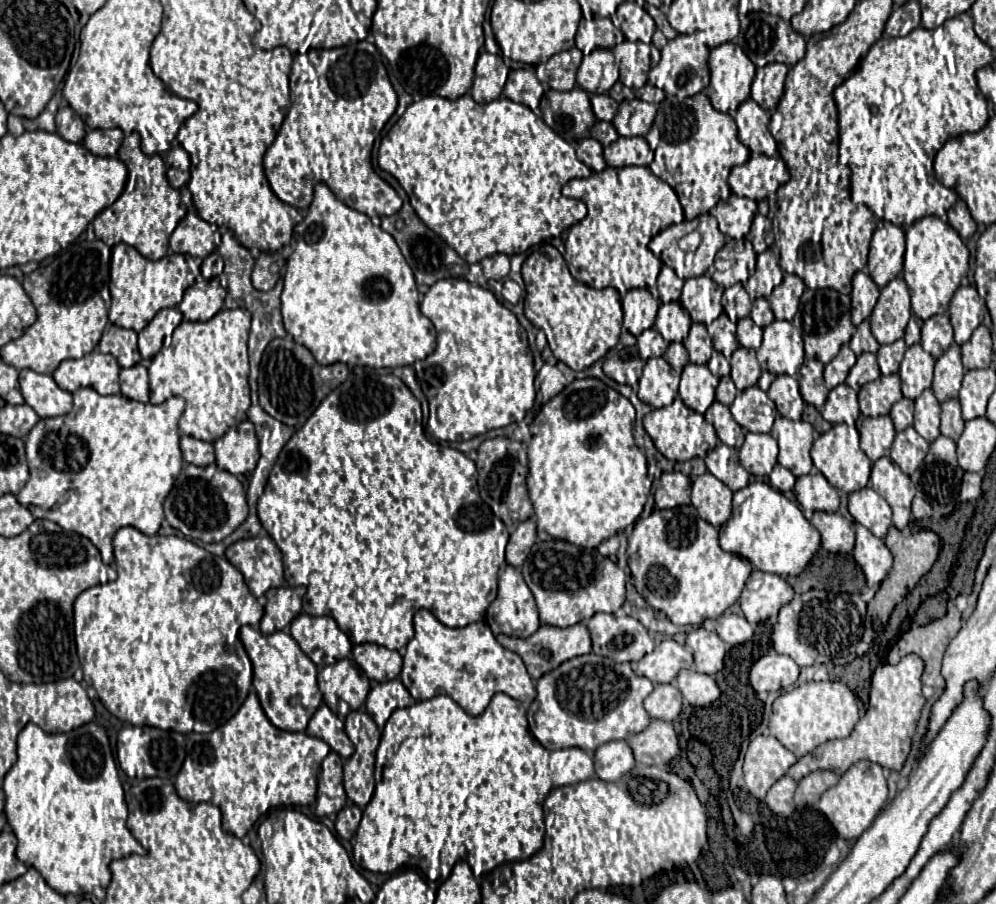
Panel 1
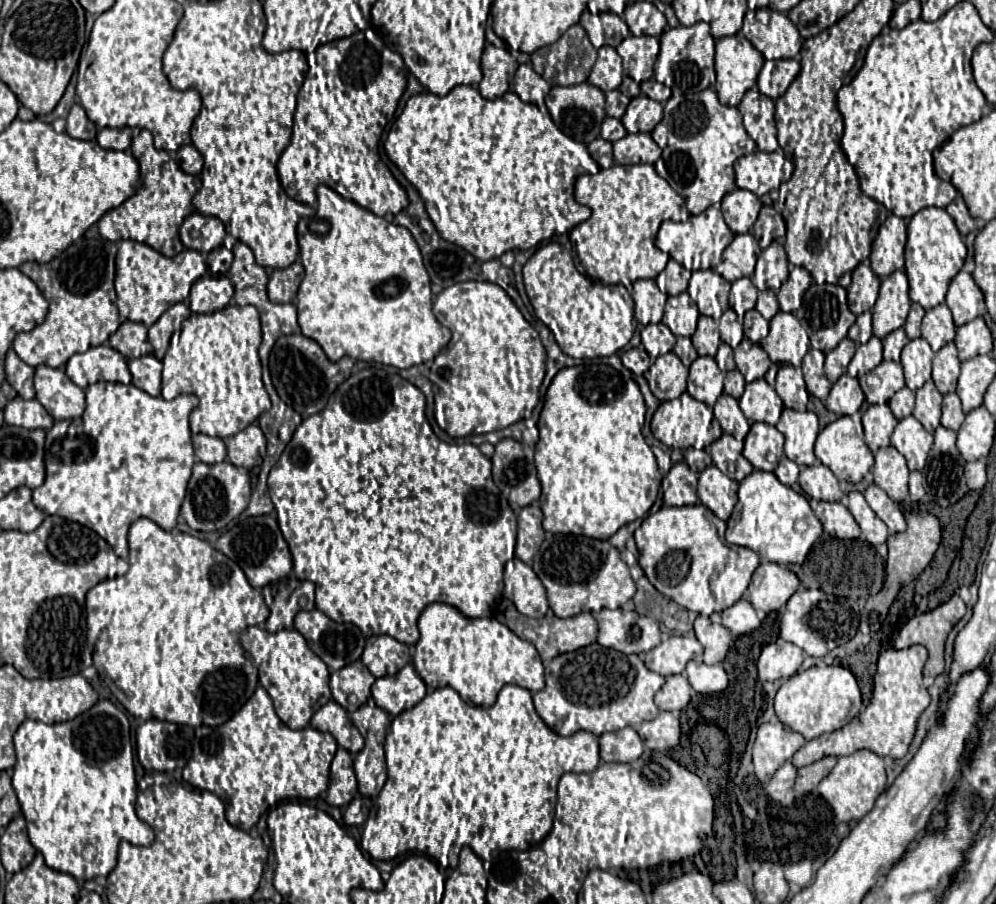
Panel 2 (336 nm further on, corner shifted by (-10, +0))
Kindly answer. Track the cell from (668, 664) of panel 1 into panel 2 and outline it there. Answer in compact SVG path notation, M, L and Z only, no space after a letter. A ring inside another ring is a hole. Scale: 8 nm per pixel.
M672 635L666 641L662 641L658 647L650 649L644 655L644 663L650 671L668 677L682 673L686 663L696 659L700 653L702 653L702 645L696 639Z

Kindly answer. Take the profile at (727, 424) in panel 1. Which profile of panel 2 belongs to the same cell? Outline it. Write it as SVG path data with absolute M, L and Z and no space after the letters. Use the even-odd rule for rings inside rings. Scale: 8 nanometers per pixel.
M726 393L718 397L714 405L714 417L718 419L722 431L736 437L738 441L742 441L750 429L748 419L744 417L744 413L738 407L738 401Z

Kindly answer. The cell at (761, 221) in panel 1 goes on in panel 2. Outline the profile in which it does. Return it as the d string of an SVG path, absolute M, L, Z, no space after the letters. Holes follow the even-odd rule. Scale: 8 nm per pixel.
M764 206L752 228L752 234L758 241L760 248L765 249L774 239L785 236L786 223L782 215L772 206Z

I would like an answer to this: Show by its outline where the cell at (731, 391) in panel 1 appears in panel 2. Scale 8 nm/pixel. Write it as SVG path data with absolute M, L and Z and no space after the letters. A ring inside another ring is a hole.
M734 369L734 371L728 371L728 373L726 373L724 393L732 395L734 399L740 399L740 397L742 397L742 393L744 393L744 385L746 385L746 381L744 381L744 377L742 377L742 373L740 373L738 369Z

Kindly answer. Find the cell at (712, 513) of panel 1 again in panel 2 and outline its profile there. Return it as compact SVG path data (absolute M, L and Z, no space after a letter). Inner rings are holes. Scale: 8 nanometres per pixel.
M716 465L706 467L698 477L698 497L700 501L722 521L728 521L732 509L738 501L738 483L726 477Z

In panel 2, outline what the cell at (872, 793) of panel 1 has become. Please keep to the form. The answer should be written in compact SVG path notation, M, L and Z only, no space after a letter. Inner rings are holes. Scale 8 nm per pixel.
M862 749L846 757L838 757L836 767L832 773L818 785L820 795L830 803L834 815L842 823L850 821L860 821L872 807L876 797L886 789L886 771L884 771L884 761L880 755Z

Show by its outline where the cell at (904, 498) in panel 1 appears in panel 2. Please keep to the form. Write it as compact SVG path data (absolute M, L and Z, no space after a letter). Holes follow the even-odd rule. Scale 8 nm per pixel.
M892 445L876 453L876 463L872 473L874 473L874 483L880 485L890 495L890 499L902 503L908 497L910 471L906 467L906 459Z

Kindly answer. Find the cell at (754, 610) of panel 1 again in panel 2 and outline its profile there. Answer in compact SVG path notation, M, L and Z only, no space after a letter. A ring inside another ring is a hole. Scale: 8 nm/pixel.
M762 561L748 585L750 603L754 605L754 609L764 613L780 611L788 603L788 599L796 593L798 585L800 585L798 577L788 567Z

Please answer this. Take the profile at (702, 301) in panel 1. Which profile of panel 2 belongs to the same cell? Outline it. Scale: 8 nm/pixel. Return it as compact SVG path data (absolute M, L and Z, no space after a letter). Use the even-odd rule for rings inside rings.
M708 269L692 273L688 293L698 305L700 315L720 319L720 315L729 308L730 287L730 282L720 277L716 271Z

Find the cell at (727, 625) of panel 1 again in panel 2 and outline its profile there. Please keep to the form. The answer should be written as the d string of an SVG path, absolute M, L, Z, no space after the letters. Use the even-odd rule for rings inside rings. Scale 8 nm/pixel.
M740 599L738 603L734 603L732 607L722 611L722 625L730 633L740 637L740 635L746 635L746 633L752 633L754 629L758 629L760 619L756 617L754 607L746 599Z

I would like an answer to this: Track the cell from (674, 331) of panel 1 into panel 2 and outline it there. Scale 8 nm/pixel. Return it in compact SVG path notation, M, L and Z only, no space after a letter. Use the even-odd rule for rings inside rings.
M680 293L676 297L668 297L666 309L662 323L676 335L692 337L696 331L696 321L698 321L698 307L690 299L688 293Z

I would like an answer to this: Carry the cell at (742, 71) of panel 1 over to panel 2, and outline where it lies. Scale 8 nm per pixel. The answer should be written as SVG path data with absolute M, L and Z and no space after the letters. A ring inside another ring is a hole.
M736 33L716 41L716 93L722 105L736 107L744 93L756 85L758 71L764 65L762 53L750 41Z

